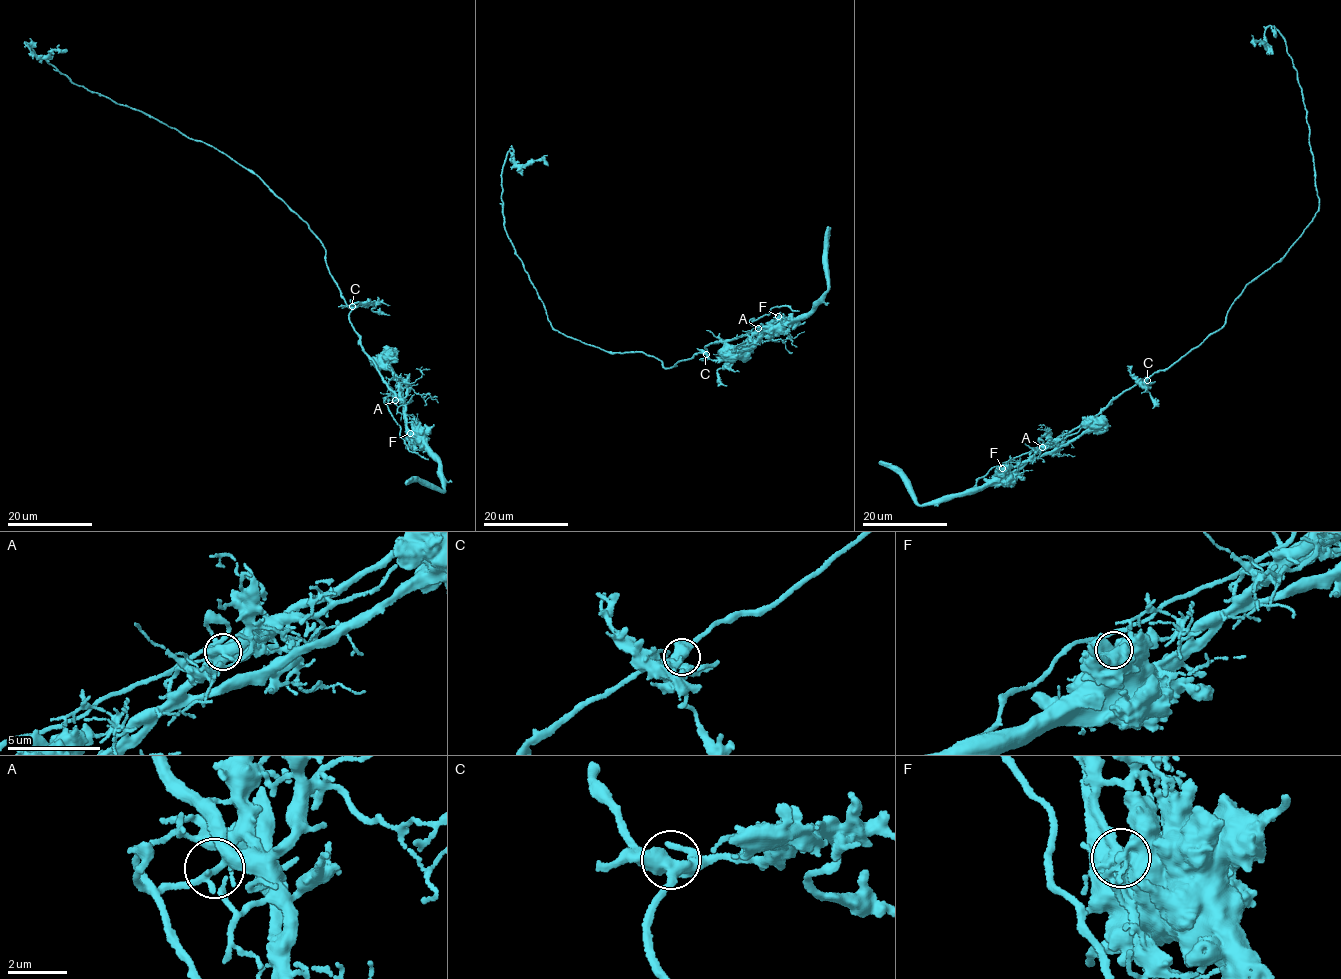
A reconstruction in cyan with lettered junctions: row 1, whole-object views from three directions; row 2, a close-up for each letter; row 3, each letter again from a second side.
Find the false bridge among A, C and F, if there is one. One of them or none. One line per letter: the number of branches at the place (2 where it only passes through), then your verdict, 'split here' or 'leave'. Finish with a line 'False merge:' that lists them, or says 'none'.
A: 3 | leave
C: 3 | leave
F: 3 | split here
False merge: F

